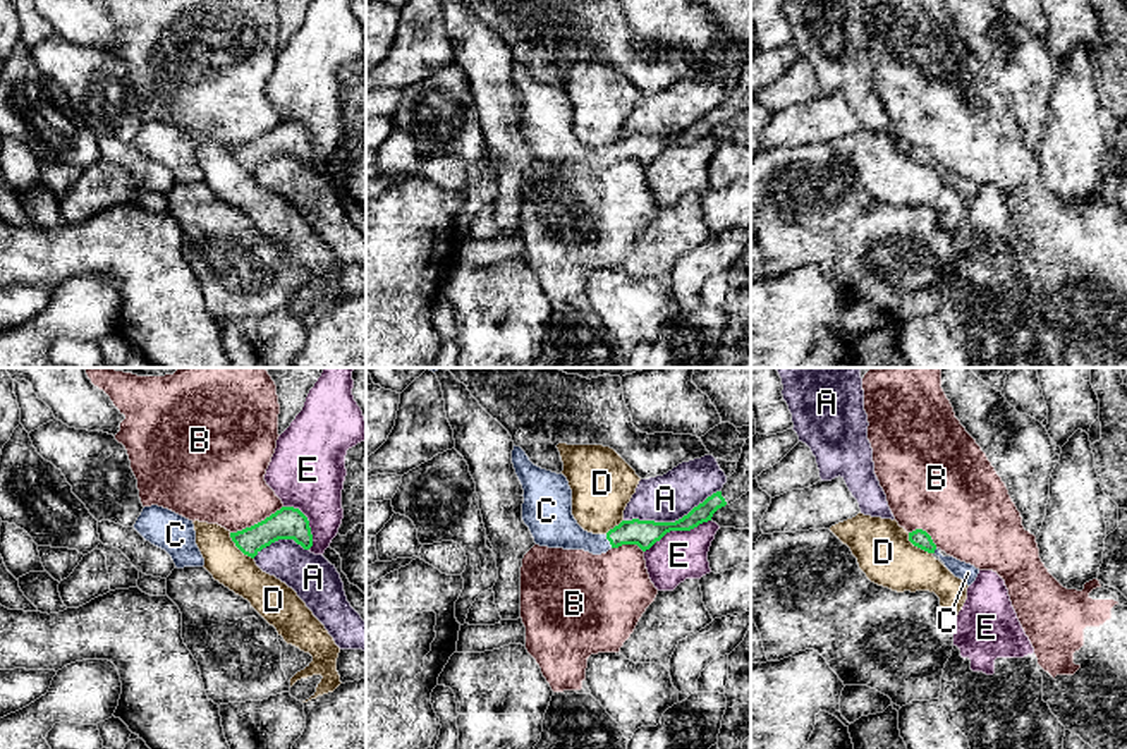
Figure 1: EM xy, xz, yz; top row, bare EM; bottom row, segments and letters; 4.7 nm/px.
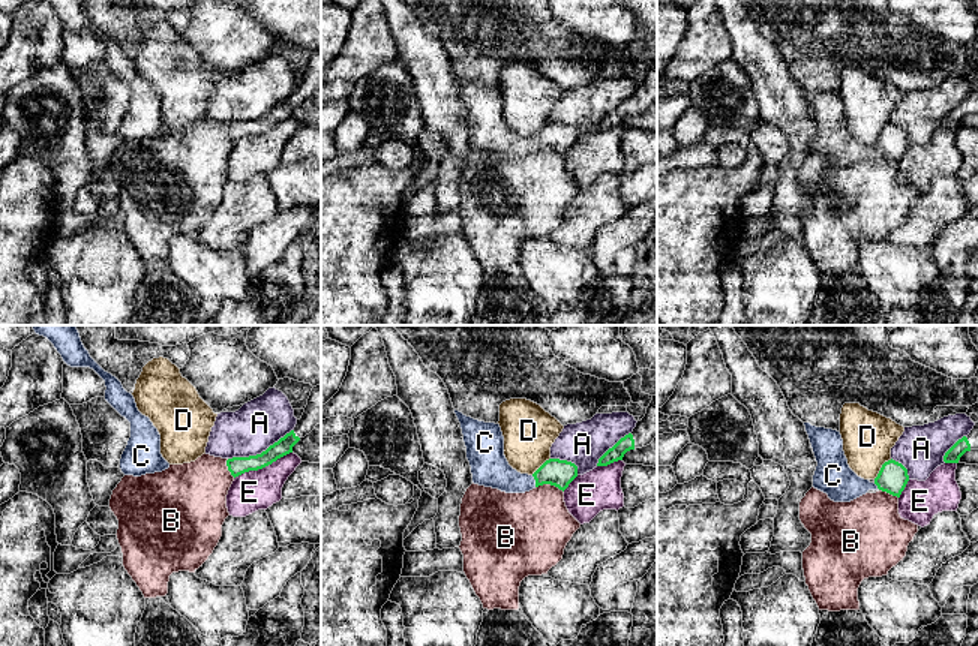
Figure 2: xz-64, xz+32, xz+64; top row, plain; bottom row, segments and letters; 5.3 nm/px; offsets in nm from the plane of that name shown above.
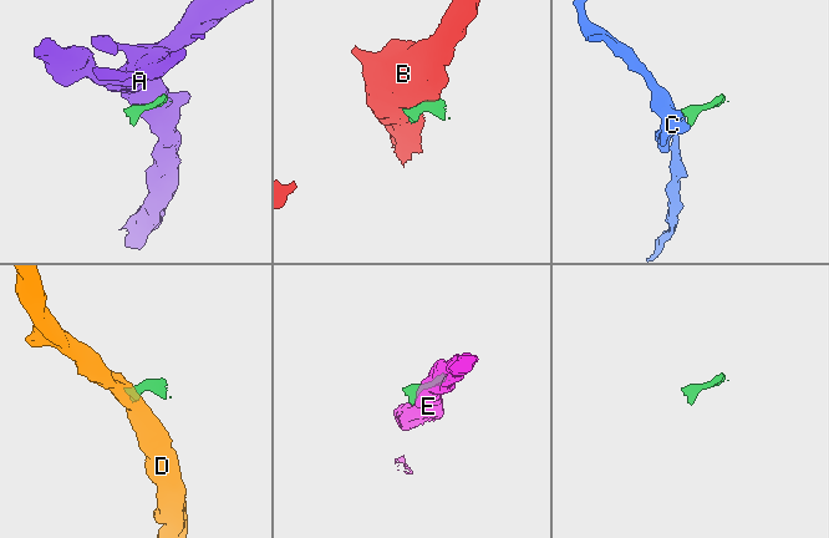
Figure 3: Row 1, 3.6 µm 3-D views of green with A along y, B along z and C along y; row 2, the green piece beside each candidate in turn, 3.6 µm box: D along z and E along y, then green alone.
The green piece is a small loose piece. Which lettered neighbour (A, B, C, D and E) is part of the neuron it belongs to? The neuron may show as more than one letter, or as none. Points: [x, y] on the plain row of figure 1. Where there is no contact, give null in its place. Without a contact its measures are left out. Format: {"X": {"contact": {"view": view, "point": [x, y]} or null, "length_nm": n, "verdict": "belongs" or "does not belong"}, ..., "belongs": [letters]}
{"A": {"contact": {"view": "xz", "point": [670, 138]}, "length_nm": 480, "verdict": "does not belong"}, "B": {"contact": {"view": "xy", "point": [258, 138]}, "length_nm": 280, "verdict": "does not belong"}, "C": {"contact": {"view": "xz", "point": [609, 155]}, "length_nm": 70, "verdict": "belongs"}, "D": {"contact": {"view": "xy", "point": [239, 164]}, "length_nm": 170, "verdict": "does not belong"}, "E": {"contact": {"view": "xz", "point": [677, 145]}, "length_nm": 340, "verdict": "does not belong"}, "belongs": ["C"]}

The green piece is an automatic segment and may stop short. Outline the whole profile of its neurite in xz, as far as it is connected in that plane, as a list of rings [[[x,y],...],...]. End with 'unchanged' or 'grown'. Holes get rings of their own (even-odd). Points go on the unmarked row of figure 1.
[[[751,52],[742,62],[737,84],[723,103],[675,137],[622,136],[606,149],[584,146],[572,131],[572,105],[564,89],[534,81],[521,62],[514,60],[512,79],[524,105],[522,136],[534,158],[548,163],[606,168],[622,160],[649,165],[670,146],[691,146],[711,136],[713,129],[751,105]]]; grown

